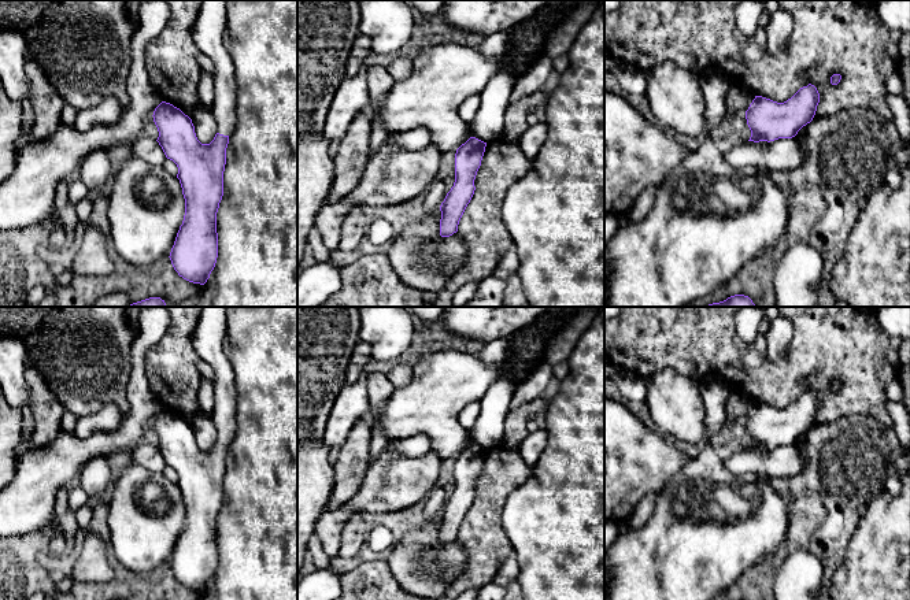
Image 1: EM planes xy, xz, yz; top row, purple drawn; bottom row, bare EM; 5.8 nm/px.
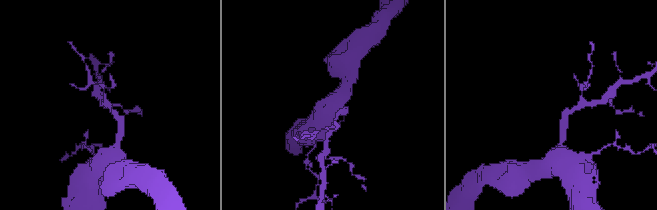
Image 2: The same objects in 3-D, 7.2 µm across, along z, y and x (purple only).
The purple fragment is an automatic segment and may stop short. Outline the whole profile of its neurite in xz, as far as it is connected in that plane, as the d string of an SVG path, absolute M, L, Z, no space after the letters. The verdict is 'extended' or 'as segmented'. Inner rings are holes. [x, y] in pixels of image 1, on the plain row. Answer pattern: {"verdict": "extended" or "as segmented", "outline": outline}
{"verdict": "as segmented", "outline": "M470 444L455 460L455 489L440 512L440 542L450 544L458 538L459 527L470 510L474 486L481 473L487 449Z"}

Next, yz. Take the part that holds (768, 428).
{"verdict": "as segmented", "outline": "M811 390L800 395L791 405L777 410L755 403L746 418L747 432L751 437L748 448L774 448L792 445L810 430L820 410L820 400Z"}

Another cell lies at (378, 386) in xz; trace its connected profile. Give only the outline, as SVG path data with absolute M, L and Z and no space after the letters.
M371 373L367 375L367 396L370 400L370 419L373 423L373 440L370 445L370 459L376 459L386 447L389 440L384 434L380 418L381 412L396 388L391 384L386 374Z

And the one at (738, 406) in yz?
M730 389L725 401L725 426L746 419L754 405L754 400L740 389Z

